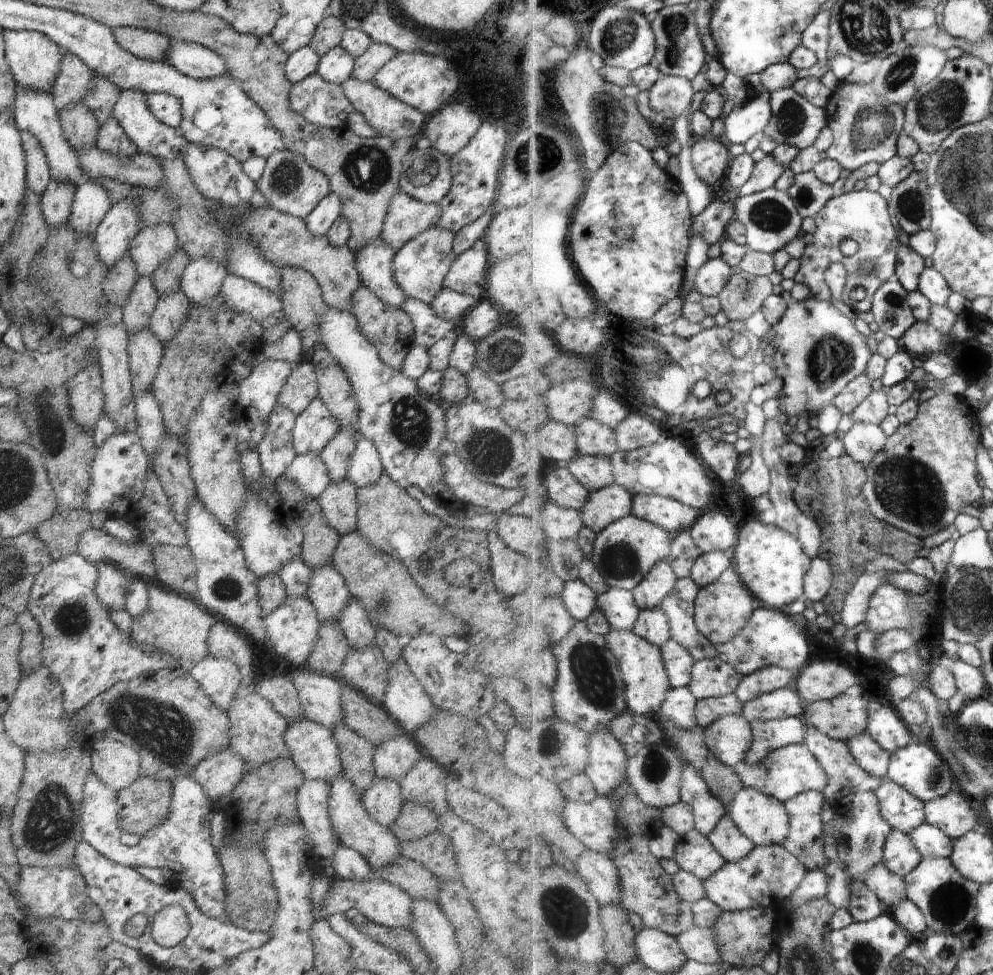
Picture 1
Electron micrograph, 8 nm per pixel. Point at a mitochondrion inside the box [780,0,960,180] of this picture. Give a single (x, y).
(872, 125)

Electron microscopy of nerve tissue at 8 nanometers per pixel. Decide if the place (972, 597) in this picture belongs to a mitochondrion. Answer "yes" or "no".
yes

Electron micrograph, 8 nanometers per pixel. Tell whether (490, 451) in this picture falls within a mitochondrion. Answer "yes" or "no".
yes

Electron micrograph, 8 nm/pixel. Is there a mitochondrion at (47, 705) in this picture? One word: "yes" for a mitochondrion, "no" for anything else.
no

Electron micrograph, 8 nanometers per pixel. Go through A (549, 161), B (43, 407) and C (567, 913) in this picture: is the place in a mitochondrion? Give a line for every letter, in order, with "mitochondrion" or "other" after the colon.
A: other
B: mitochondrion
C: mitochondrion

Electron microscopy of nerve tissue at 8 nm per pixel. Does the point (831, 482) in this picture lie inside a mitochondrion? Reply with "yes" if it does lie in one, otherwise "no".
no

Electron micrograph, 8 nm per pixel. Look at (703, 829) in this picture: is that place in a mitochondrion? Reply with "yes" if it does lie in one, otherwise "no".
no

